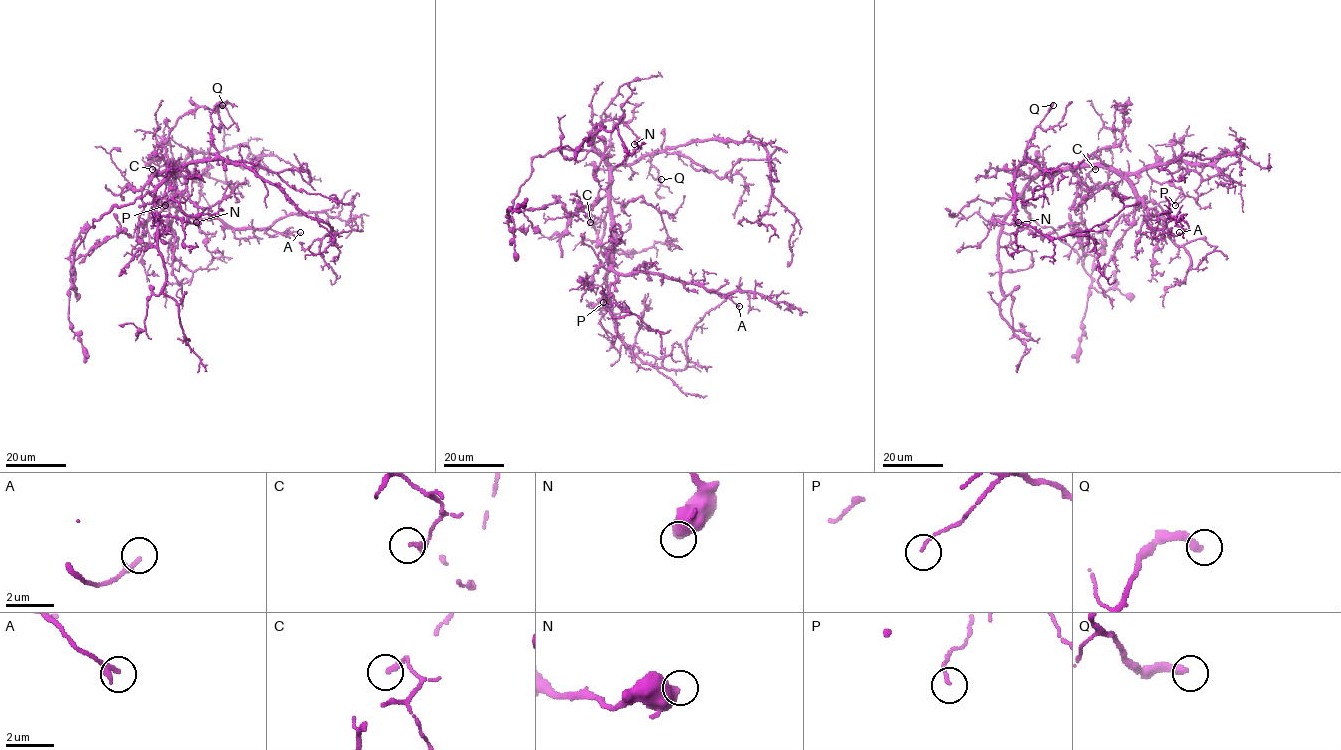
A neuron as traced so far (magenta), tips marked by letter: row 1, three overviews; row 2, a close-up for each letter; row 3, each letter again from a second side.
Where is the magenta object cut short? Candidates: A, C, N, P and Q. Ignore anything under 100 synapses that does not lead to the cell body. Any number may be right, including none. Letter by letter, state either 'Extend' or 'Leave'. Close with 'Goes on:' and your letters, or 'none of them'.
A: Leave
C: Leave
N: Leave
P: Leave
Q: Leave
Goes on: none of them

